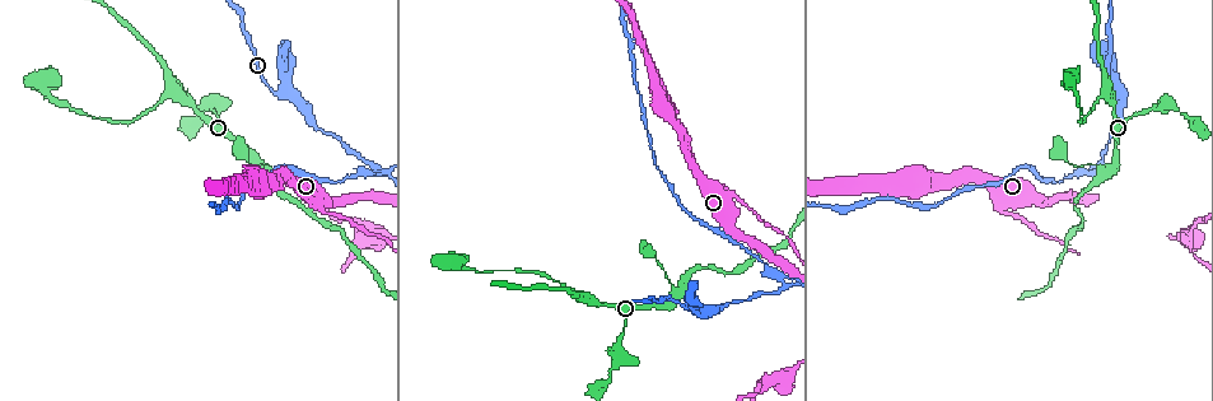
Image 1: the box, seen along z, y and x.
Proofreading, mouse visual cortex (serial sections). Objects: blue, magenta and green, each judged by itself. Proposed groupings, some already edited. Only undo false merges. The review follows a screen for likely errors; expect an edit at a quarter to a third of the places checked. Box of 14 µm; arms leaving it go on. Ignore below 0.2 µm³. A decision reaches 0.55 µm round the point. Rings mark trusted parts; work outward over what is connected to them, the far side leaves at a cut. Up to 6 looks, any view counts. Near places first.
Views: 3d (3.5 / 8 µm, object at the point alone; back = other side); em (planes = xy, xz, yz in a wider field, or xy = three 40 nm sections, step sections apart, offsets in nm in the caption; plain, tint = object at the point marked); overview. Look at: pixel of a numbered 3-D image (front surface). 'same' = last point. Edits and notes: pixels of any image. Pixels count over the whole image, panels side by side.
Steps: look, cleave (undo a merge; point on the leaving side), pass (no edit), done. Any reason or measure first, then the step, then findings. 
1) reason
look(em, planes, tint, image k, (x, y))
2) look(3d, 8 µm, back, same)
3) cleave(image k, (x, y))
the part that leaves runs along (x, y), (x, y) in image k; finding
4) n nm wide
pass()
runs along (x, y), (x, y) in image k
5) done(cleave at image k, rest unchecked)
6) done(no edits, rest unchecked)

thick turns thin
look(3d, 3.5 µm, image 1, (563, 283))

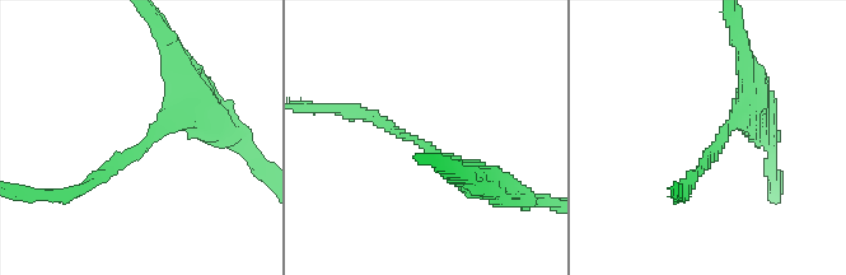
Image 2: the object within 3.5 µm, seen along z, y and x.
arms of 150, 400 nm; need the tissue
look(em, xy, step 5, plain, image 2, (433, 150))

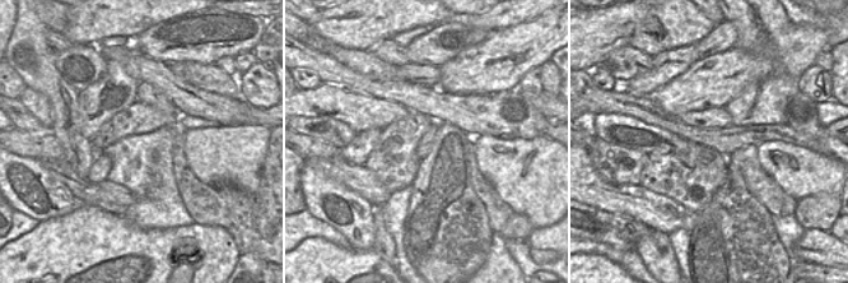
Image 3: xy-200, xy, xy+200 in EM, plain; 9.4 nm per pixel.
look(em, xy, step 5, tint, same)

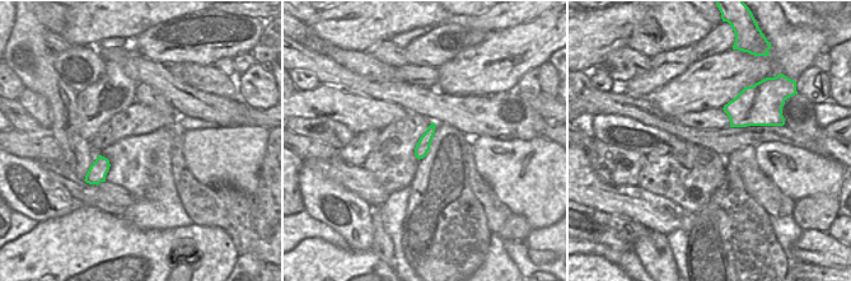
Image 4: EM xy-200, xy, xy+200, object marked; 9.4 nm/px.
pass()
runs along (209, 115), (186, 107), (80, 190) in image 2; all the same cell

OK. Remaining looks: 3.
sharp bend
look(3d, 3.5 µm, image 1, (727, 189))

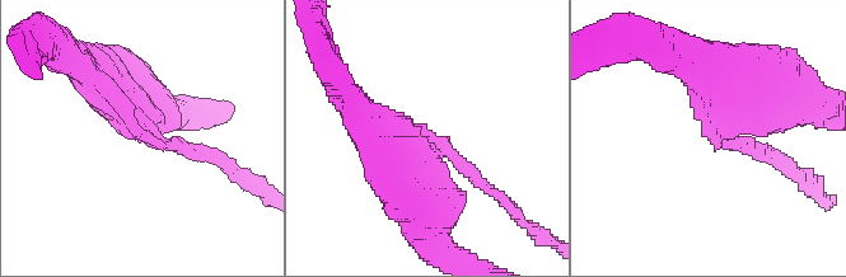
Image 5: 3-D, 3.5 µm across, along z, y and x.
need the tissue
look(em, xy, step 1, tint, image 5, (143, 137))

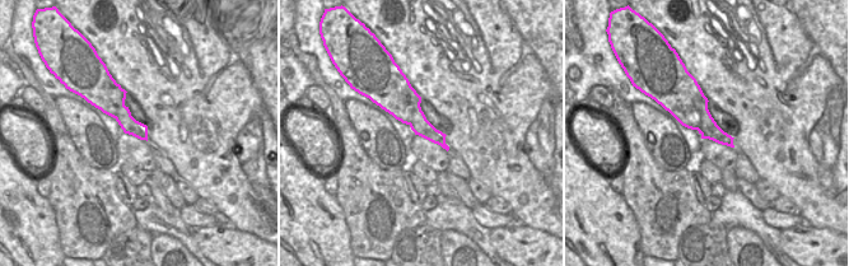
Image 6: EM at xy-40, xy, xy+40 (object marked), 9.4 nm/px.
cleave(image 5, (190, 150))
the part that leaves runs along (141, 132), (232, 170) in image 5; two cells meet here

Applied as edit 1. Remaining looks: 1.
done(cleave at image 5, rest unchecked)

